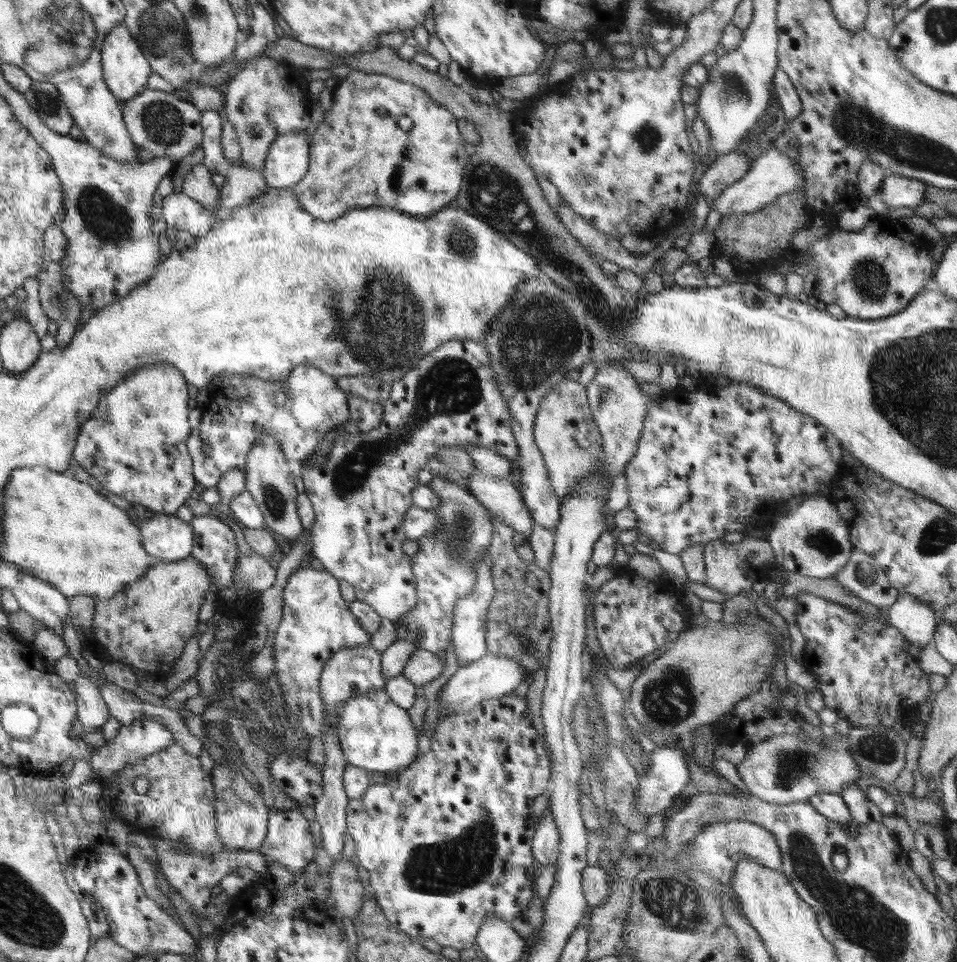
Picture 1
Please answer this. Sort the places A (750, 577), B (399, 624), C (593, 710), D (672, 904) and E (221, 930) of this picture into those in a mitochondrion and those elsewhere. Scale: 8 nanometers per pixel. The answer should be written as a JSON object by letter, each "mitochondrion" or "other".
{"A":"other","B":"other","C":"other","D":"mitochondrion","E":"other"}

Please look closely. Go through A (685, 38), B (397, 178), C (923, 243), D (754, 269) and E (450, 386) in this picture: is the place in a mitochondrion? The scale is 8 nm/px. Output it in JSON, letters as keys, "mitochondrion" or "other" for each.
{"A":"other","B":"mitochondrion","C":"other","D":"other","E":"mitochondrion"}

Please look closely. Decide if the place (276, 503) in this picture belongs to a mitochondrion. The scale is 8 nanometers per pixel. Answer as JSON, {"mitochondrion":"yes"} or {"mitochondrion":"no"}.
{"mitochondrion":"yes"}

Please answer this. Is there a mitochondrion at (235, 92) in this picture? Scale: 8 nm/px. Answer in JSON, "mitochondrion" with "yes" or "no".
{"mitochondrion":"no"}

